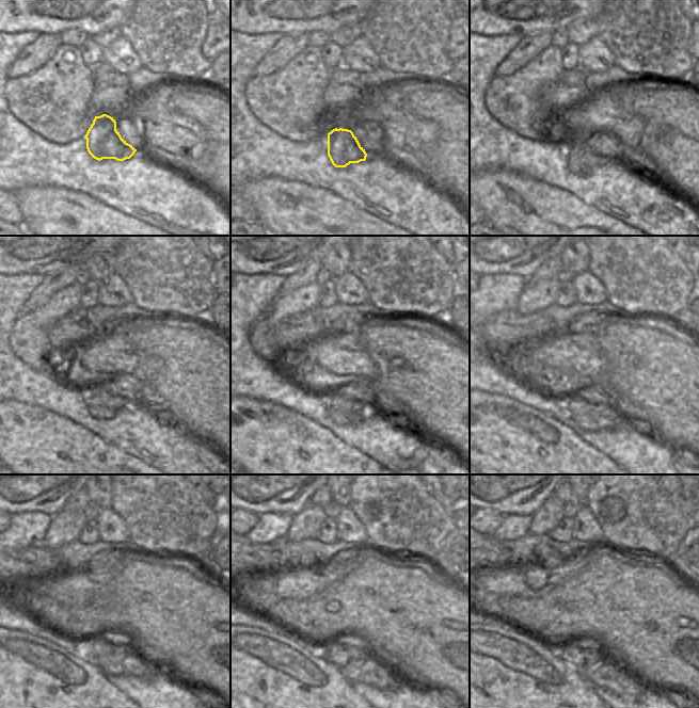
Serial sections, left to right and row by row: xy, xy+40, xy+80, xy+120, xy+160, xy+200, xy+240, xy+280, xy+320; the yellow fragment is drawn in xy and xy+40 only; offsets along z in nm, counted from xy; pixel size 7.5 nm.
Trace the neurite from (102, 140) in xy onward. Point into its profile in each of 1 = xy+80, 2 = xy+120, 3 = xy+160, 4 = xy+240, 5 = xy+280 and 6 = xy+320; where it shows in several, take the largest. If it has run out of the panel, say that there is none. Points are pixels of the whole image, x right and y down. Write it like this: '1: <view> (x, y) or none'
1: xy+80 (580, 158)
2: xy+120 (100, 398)
3: xy+160 (336, 401)
4: xy+240 (97, 646)
5: xy+280 (342, 653)
6: xy+320 (585, 656)

